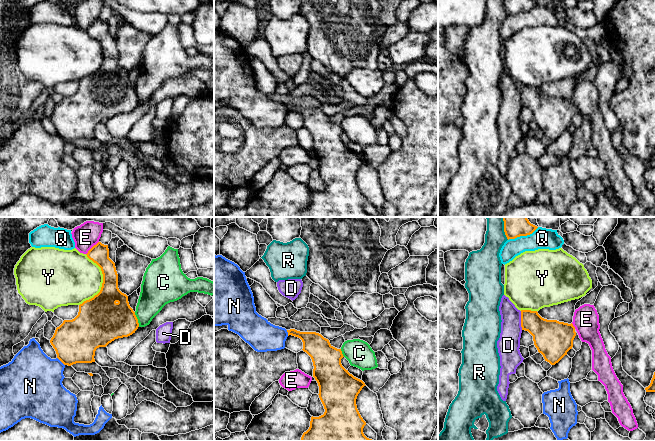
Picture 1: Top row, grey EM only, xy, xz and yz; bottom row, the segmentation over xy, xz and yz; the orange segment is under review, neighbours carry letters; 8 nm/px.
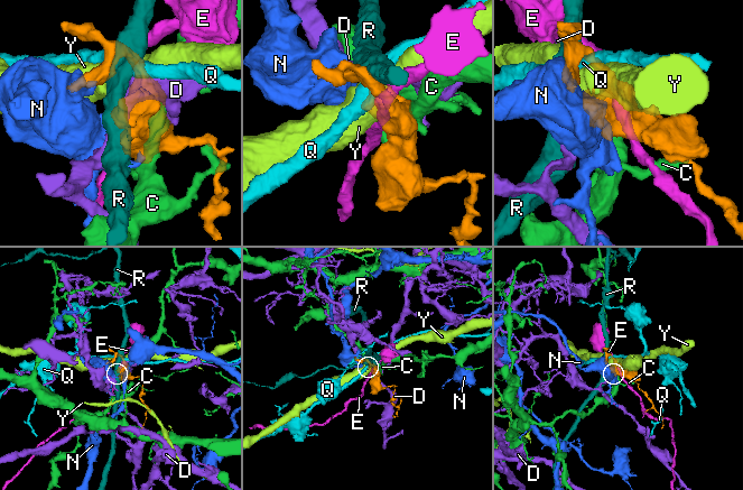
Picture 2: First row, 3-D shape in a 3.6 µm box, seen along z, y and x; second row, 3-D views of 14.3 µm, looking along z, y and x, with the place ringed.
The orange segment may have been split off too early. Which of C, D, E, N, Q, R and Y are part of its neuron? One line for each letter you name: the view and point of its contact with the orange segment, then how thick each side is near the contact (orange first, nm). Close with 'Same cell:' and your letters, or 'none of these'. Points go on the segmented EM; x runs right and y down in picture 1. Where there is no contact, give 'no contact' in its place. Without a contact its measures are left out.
N: contact xy (60, 360); calibres 360 and 420 nm
Same cell: N

